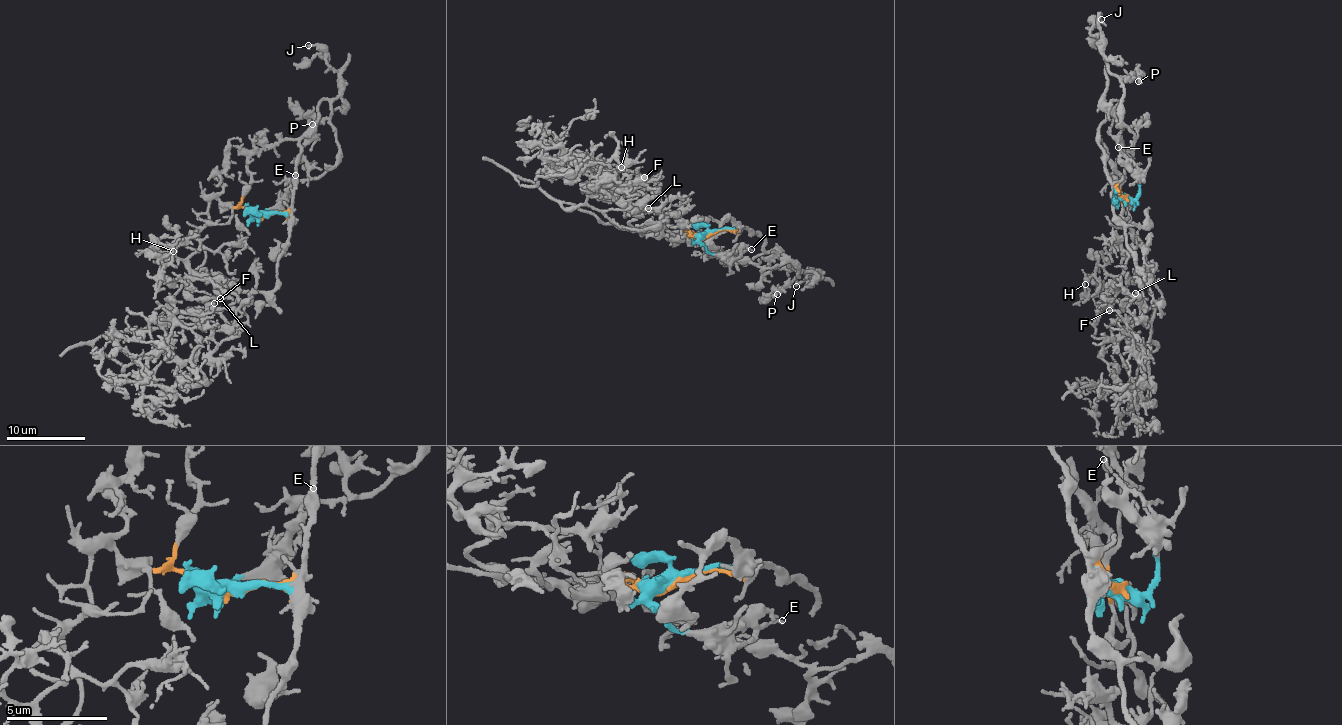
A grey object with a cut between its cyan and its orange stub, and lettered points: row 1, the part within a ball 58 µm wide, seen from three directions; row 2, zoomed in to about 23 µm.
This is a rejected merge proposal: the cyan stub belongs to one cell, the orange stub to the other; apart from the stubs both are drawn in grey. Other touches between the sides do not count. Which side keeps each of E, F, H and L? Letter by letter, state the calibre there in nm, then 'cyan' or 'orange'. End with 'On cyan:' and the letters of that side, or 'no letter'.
E: 110 nm thick; cyan
F: 80 nm thick; orange
H: 120 nm thick; orange
L: 150 nm thick; orange
On cyan: E

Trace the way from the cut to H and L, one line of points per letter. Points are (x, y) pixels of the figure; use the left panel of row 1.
H: (261, 214), (214, 197), (209, 221), (186, 244), (198, 250), (155, 263), (164, 268), (161, 260), (173, 251)
L: (261, 214), (212, 199), (199, 235), (203, 264), (170, 307), (140, 331), (201, 319), (221, 298)

